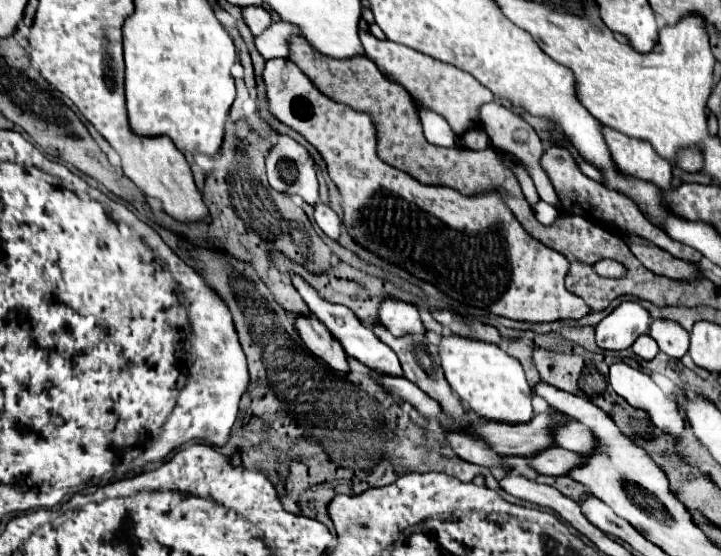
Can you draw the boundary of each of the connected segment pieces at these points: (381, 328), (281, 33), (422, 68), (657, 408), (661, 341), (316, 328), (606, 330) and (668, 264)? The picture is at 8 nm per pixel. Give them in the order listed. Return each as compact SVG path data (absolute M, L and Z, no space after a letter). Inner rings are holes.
M375 321L375 323L371 325L371 329L373 329L373 333L377 333L377 337L379 337L383 343L387 343L387 345L397 353L397 357L399 357L399 361L401 361L401 367L403 367L403 375L409 377L409 381L413 381L415 385L419 385L425 393L429 393L435 401L439 401L441 407L447 411L447 415L455 421L455 423L453 423L453 429L461 429L461 427L467 423L467 419L465 419L465 409L461 407L461 399L459 399L457 395L453 397L453 391L451 391L449 383L445 381L443 369L441 369L441 365L439 365L437 349L435 349L435 345L431 345L429 337L427 337L425 333L415 333L415 335L409 335L409 333L407 333L407 335L401 335L401 337L393 337L391 331L389 331L381 321Z
M277 21L265 33L255 37L257 51L265 57L265 61L273 57L287 57L289 55L289 39L299 35L299 27L291 25L287 21Z
M359 29L359 37L363 43L365 55L377 65L377 69L385 75L385 79L403 85L419 105L427 107L433 113L439 113L449 123L449 127L453 129L455 135L465 135L469 129L481 127L479 109L485 103L493 101L493 95L473 75L469 75L449 63L441 63L433 57L421 55L415 49L409 49L405 45L377 39L375 35L371 35L365 29Z
M619 361L611 365L609 383L633 407L645 409L653 425L659 427L663 433L679 437L685 431L685 421L681 413L673 409L673 401L669 401L669 397L645 371Z
M655 319L651 323L651 337L663 353L675 359L681 359L689 349L689 333L677 321Z
M297 315L295 317L295 329L299 331L303 343L307 349L321 357L329 367L337 371L349 371L347 353L343 351L341 343L331 337L331 333L321 325L321 321L313 315Z
M623 301L597 325L597 345L609 351L621 351L633 345L649 327L651 315L639 301Z
M623 235L623 241L629 245L629 249L633 251L633 255L651 271L671 277L671 279L693 279L697 277L697 269L687 263L681 261L677 257L673 257L671 253L659 249L657 245L649 243L649 241L641 241L639 237L633 235Z

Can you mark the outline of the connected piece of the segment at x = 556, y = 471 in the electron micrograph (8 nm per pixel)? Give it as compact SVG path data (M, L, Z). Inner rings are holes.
M561 447L543 449L541 453L529 457L529 465L537 473L545 473L545 475L567 475L569 469L573 469L573 465L581 465L583 461L585 461L583 455L577 455Z

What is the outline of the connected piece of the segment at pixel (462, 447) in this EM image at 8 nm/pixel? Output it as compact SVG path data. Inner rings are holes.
M447 431L445 435L447 435L447 441L451 443L453 451L463 461L489 467L491 473L495 475L495 479L501 477L501 469L507 469L507 465L501 461L501 457L493 449L489 449L483 441L479 441L477 437L463 435L461 431Z

